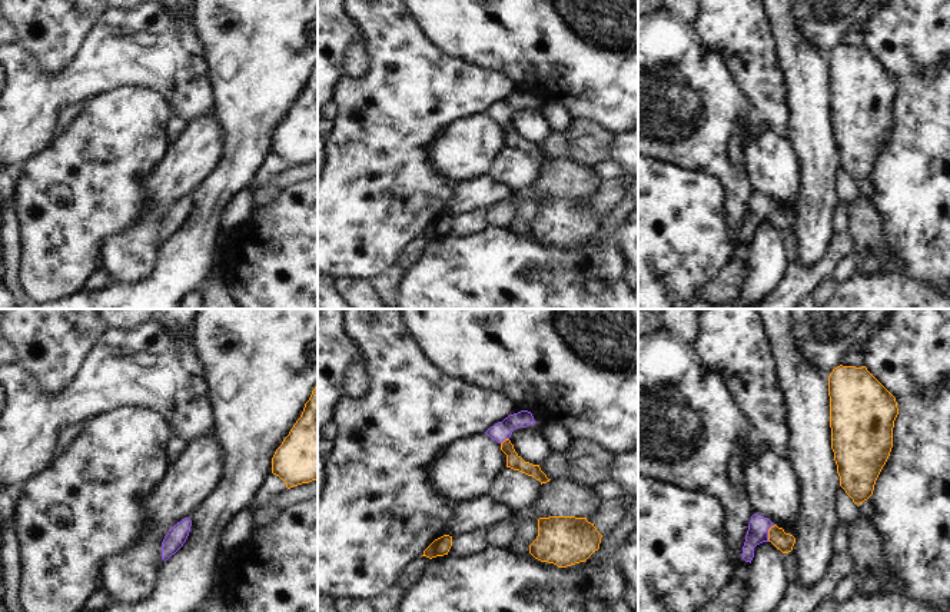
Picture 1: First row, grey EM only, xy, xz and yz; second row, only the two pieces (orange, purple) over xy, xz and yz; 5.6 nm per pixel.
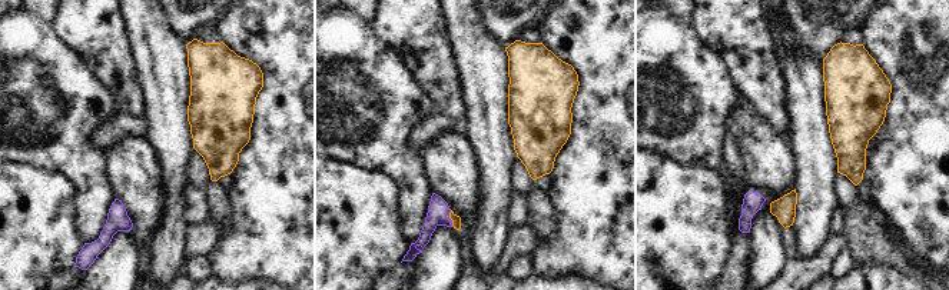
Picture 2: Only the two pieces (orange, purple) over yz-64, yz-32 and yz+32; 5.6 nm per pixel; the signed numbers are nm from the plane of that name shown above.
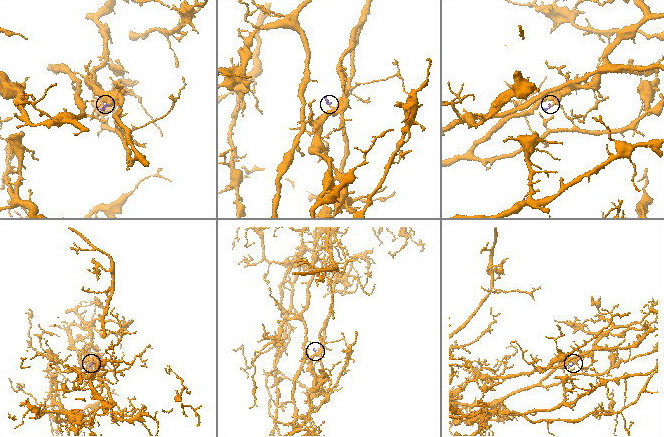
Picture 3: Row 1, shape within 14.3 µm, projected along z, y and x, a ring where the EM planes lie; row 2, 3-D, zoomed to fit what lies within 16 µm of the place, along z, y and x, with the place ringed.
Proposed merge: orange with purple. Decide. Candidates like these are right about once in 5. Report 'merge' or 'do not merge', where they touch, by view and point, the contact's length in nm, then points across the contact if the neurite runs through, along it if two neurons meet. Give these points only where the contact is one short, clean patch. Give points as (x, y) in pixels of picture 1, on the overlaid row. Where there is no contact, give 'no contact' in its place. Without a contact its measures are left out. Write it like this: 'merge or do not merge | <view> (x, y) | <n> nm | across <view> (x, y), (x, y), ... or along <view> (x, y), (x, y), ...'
merge | yz (769, 532) | 100 nm | across yz (777, 536), (769, 532), (758, 526)

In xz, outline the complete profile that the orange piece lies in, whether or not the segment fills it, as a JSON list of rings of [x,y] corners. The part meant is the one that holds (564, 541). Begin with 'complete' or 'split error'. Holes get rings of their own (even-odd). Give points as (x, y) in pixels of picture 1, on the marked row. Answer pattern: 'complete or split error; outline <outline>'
complete; outline [[[549,516],[538,519],[538,536],[529,553],[541,561],[567,568],[585,562],[599,549],[602,535],[587,518]]]

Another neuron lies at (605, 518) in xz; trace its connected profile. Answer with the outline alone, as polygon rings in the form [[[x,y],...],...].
[[[620,493],[612,499],[604,499],[601,506],[591,516],[587,516],[587,520],[591,522],[602,536],[605,536],[617,526],[634,502],[632,496],[624,493]]]

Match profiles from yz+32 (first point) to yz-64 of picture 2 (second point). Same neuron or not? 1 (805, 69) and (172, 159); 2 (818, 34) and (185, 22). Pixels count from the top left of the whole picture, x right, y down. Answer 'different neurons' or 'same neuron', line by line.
1: same neuron
2: same neuron

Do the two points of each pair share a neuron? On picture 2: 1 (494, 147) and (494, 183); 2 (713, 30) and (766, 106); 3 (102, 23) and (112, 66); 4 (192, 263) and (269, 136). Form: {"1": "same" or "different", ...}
{"1": "same", "2": "same", "3": "same", "4": "different"}

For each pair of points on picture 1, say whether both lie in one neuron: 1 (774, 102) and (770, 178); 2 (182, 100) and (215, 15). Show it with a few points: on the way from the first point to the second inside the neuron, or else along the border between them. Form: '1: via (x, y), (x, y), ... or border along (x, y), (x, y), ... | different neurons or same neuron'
1: border along (770, 127), (787, 137) | different neurons
2: border along (192, 15), (211, 79) | different neurons

